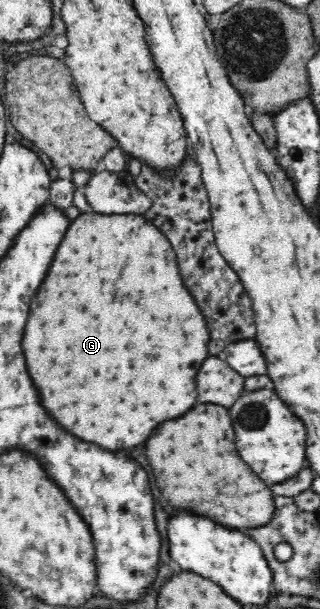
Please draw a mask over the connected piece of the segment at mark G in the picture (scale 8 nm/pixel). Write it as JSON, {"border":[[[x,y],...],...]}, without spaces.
{"border":[[[92,210],[80,212],[77,218],[71,220],[64,240],[56,250],[48,276],[32,300],[32,312],[30,312],[26,334],[24,334],[24,354],[28,360],[28,370],[36,380],[36,386],[42,388],[40,394],[44,398],[44,406],[48,408],[48,412],[52,412],[52,416],[56,416],[56,420],[60,420],[60,424],[64,424],[72,434],[84,440],[96,442],[102,448],[118,450],[118,448],[130,448],[138,442],[144,442],[152,434],[152,428],[156,428],[156,424],[164,422],[166,418],[176,418],[184,414],[188,408],[192,408],[192,404],[196,404],[196,374],[200,364],[208,356],[206,346],[208,346],[208,330],[206,330],[204,318],[200,316],[198,306],[194,304],[190,292],[184,288],[180,280],[176,252],[170,240],[152,222],[148,222],[144,214],[108,214]]]}

